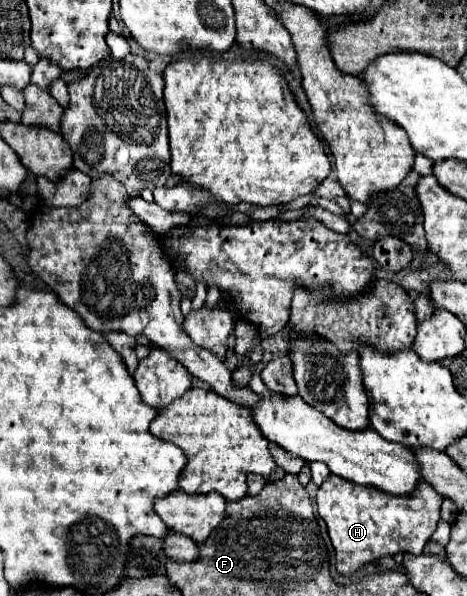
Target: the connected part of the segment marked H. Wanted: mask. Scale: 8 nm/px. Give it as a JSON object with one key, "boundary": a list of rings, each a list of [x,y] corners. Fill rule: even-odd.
{"boundary":[[[330,475],[318,489],[316,507],[318,515],[326,521],[328,535],[336,551],[336,571],[340,575],[352,575],[366,563],[386,555],[420,555],[438,527],[442,501],[442,495],[438,495],[428,483],[418,485],[414,495],[394,497],[382,495],[380,489],[356,485],[338,475]]]}

